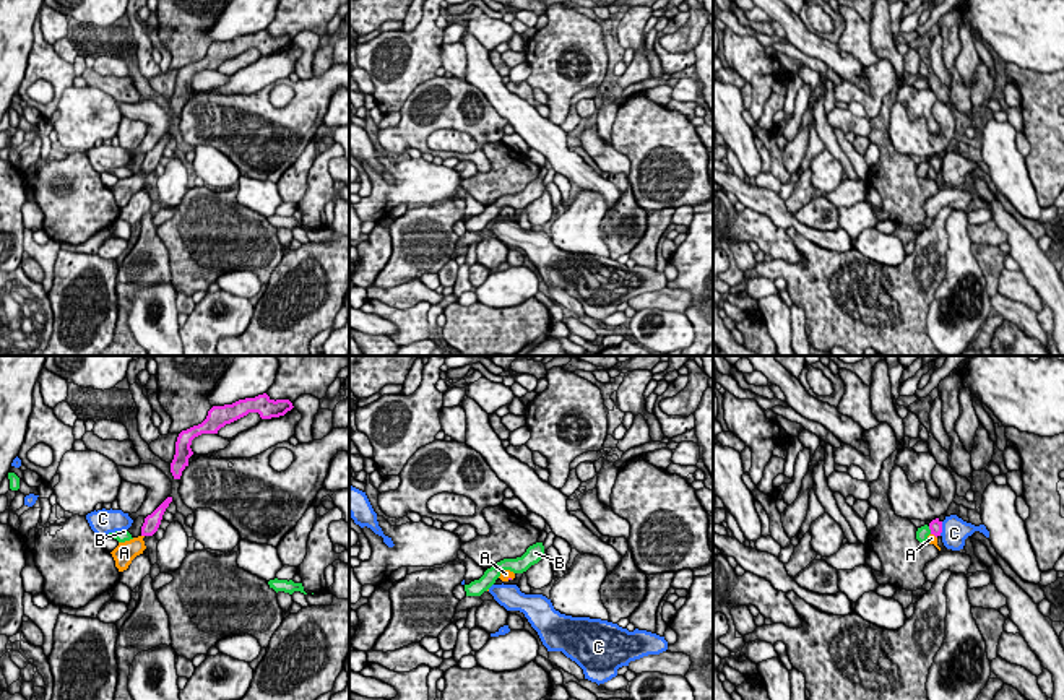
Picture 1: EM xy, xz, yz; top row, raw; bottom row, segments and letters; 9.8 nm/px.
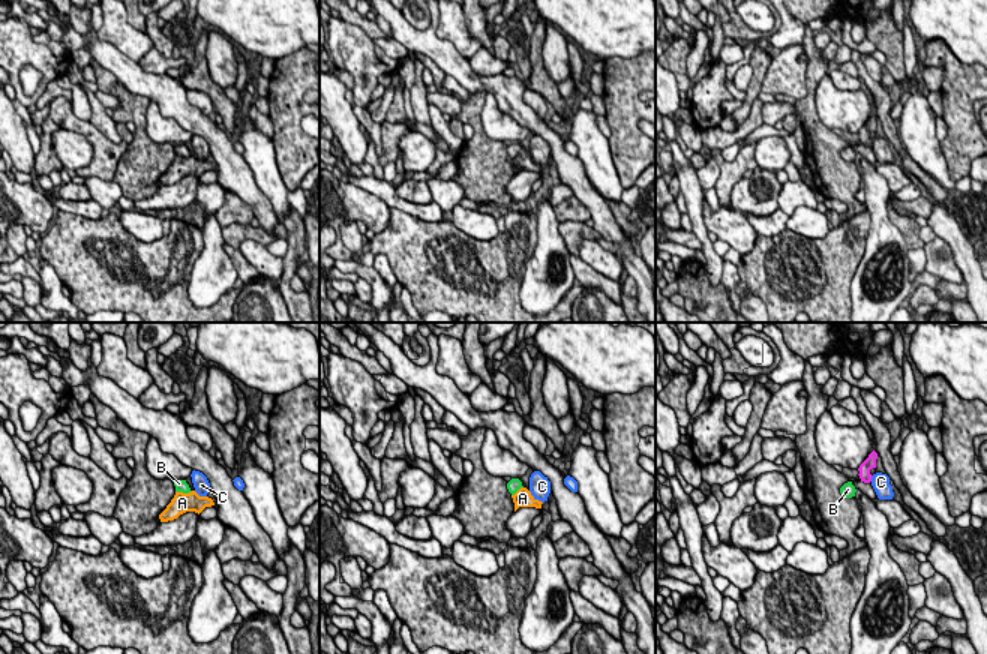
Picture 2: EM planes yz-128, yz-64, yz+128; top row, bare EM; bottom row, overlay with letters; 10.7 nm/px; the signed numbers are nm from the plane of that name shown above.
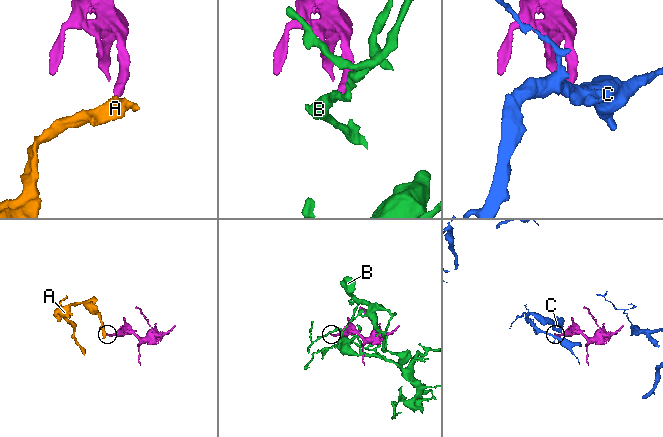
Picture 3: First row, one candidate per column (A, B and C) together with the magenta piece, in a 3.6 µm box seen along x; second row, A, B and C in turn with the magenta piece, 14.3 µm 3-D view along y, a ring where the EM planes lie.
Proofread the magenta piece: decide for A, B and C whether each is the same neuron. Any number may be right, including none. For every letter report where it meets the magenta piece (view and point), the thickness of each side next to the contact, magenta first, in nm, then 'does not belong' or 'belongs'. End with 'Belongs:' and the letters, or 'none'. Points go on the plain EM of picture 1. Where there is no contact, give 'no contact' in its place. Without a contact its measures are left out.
A: yz (934, 171) | 130/90 nm | belongs
B: yz (929, 164) | 130/130 nm | does not belong
C: yz (941, 164) | 130/260 nm | does not belong
Belongs: A

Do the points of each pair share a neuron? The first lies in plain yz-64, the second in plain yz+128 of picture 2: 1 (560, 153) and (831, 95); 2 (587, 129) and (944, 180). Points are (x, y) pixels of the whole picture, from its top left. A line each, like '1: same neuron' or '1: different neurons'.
1: different neurons
2: same neuron

